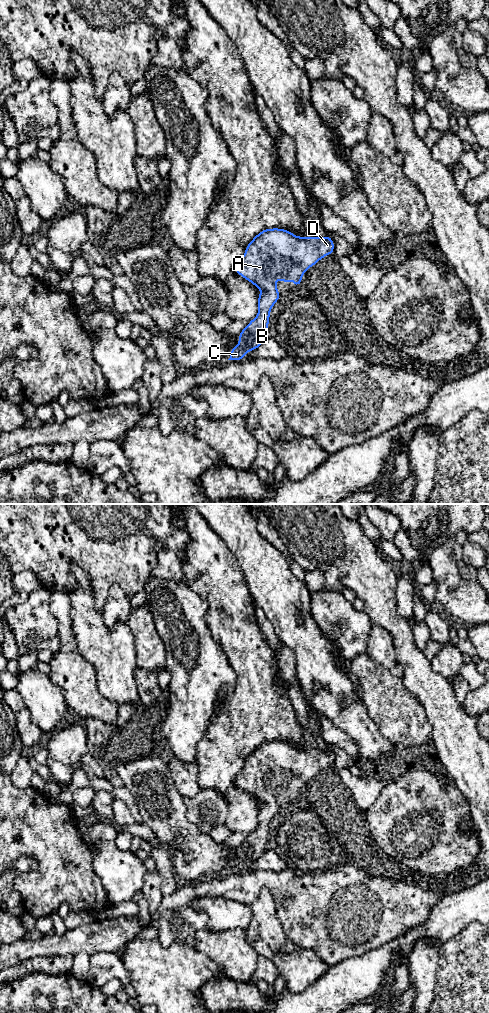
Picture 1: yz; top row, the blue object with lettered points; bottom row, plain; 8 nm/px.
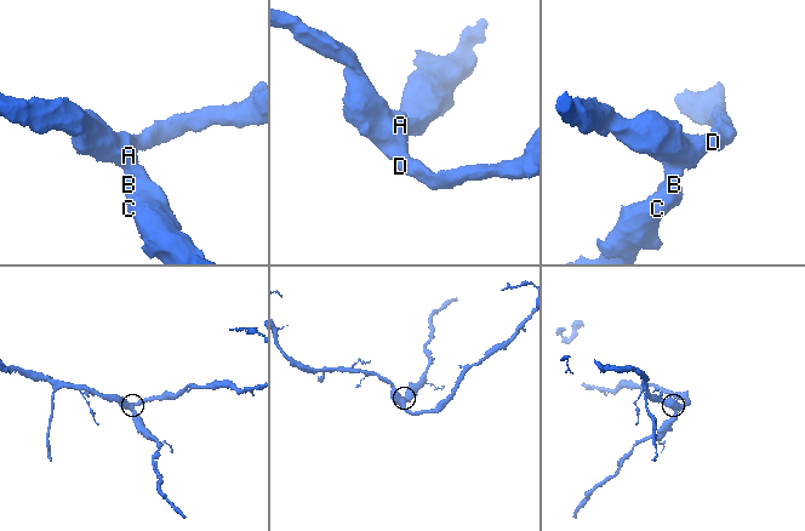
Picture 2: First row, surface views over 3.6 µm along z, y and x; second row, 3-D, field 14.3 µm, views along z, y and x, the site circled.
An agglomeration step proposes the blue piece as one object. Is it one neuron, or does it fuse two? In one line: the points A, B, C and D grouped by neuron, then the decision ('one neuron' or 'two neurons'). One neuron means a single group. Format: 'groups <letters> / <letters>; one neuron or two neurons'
groups A B C D; one neuron

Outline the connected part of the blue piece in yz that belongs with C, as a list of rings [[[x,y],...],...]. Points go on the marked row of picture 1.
[[[272,228],[252,239],[235,271],[261,290],[259,312],[241,331],[239,343],[231,349],[228,360],[243,360],[246,353],[256,350],[267,339],[270,312],[280,298],[277,280],[292,280],[299,286],[305,271],[331,253],[334,242],[329,234],[324,238],[298,237],[288,230]]]

